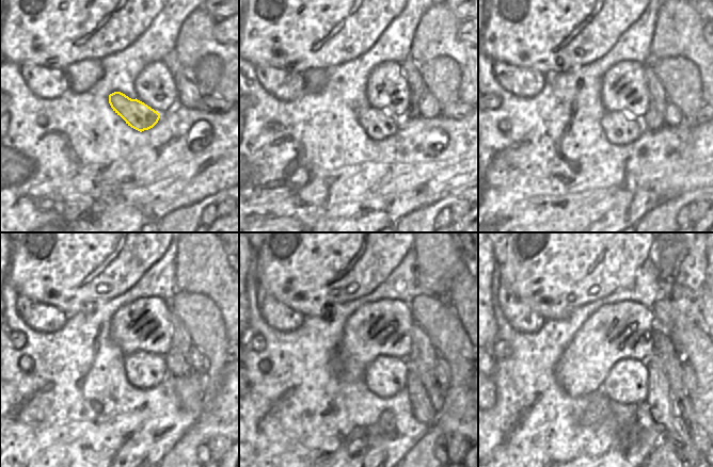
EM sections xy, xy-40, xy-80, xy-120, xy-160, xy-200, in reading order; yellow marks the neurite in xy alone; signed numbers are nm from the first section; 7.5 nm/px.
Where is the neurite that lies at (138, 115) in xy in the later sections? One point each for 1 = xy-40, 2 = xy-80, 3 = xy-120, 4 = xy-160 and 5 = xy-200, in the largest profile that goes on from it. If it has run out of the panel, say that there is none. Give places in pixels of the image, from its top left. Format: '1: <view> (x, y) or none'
1: xy-40 (378, 125)
2: xy-80 (620, 129)
3: xy-120 (144, 370)
4: xy-160 (386, 375)
5: xy-200 (627, 382)

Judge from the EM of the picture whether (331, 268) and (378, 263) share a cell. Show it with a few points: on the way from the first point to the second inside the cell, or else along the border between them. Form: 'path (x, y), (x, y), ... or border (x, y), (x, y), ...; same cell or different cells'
path (328, 288), (338, 298), (354, 294), (360, 284); same cell

